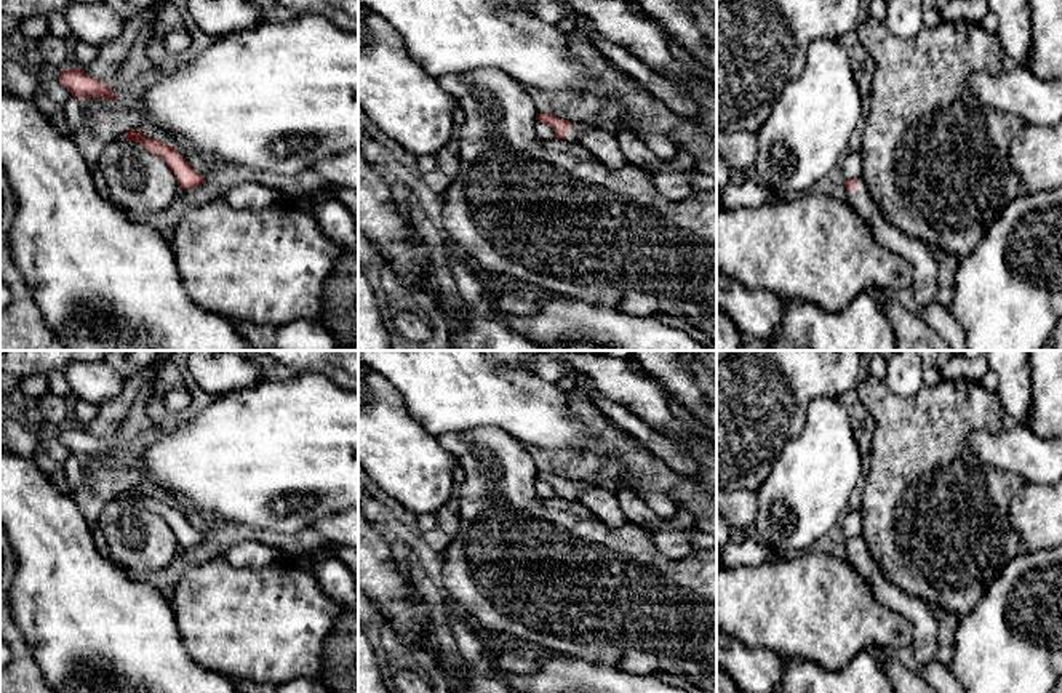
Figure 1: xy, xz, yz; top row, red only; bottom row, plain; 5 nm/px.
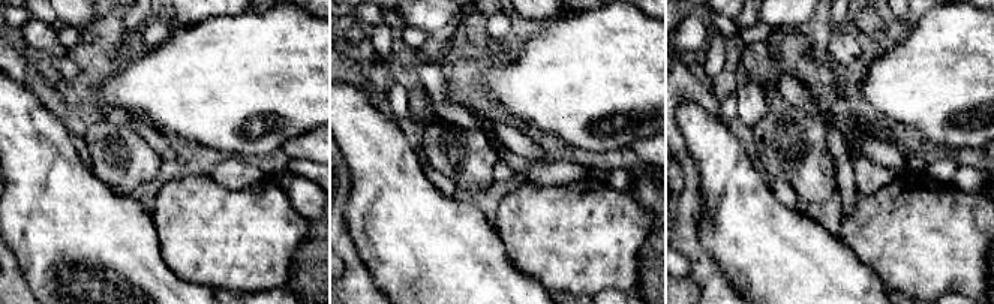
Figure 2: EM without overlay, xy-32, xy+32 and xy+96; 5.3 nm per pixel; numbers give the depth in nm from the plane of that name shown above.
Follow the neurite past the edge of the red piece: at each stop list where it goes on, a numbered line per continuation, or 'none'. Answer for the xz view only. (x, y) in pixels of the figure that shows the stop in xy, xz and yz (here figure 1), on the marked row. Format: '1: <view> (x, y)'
1: xz (614, 108)

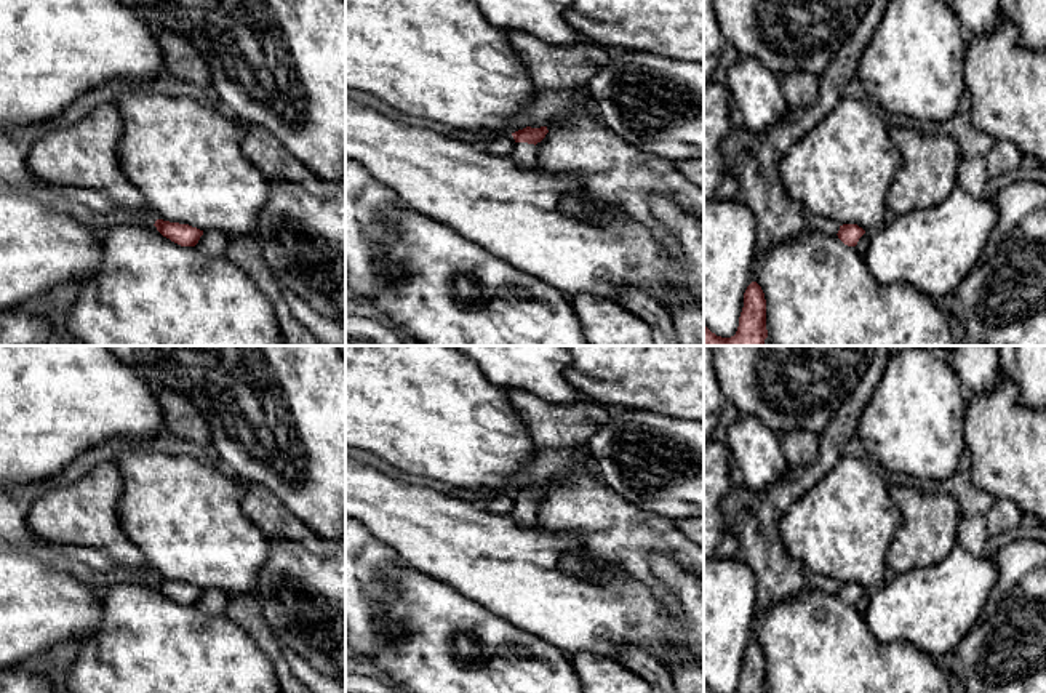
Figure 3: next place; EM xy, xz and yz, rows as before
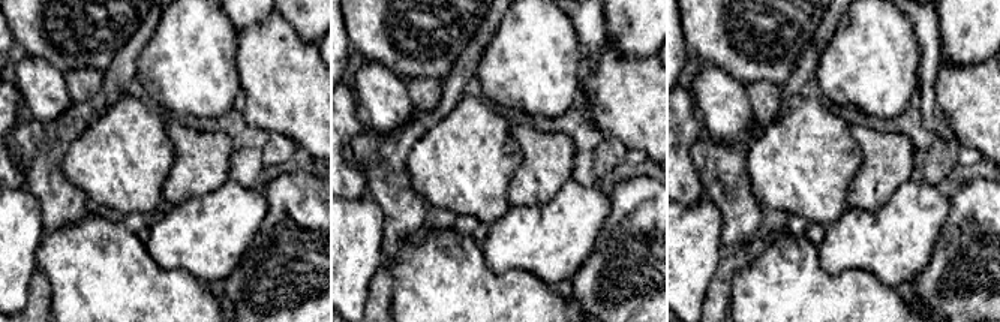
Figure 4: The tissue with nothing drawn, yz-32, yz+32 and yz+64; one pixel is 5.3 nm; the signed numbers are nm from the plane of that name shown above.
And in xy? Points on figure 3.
none

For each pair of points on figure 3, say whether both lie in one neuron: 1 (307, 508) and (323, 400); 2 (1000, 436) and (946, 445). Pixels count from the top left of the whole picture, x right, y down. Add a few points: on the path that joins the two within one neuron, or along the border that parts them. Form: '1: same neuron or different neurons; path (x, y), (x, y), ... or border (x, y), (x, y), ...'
1: same neuron; path (323, 480), (323, 428)
2: different neurons; border (965, 404), (963, 437), (968, 448)

